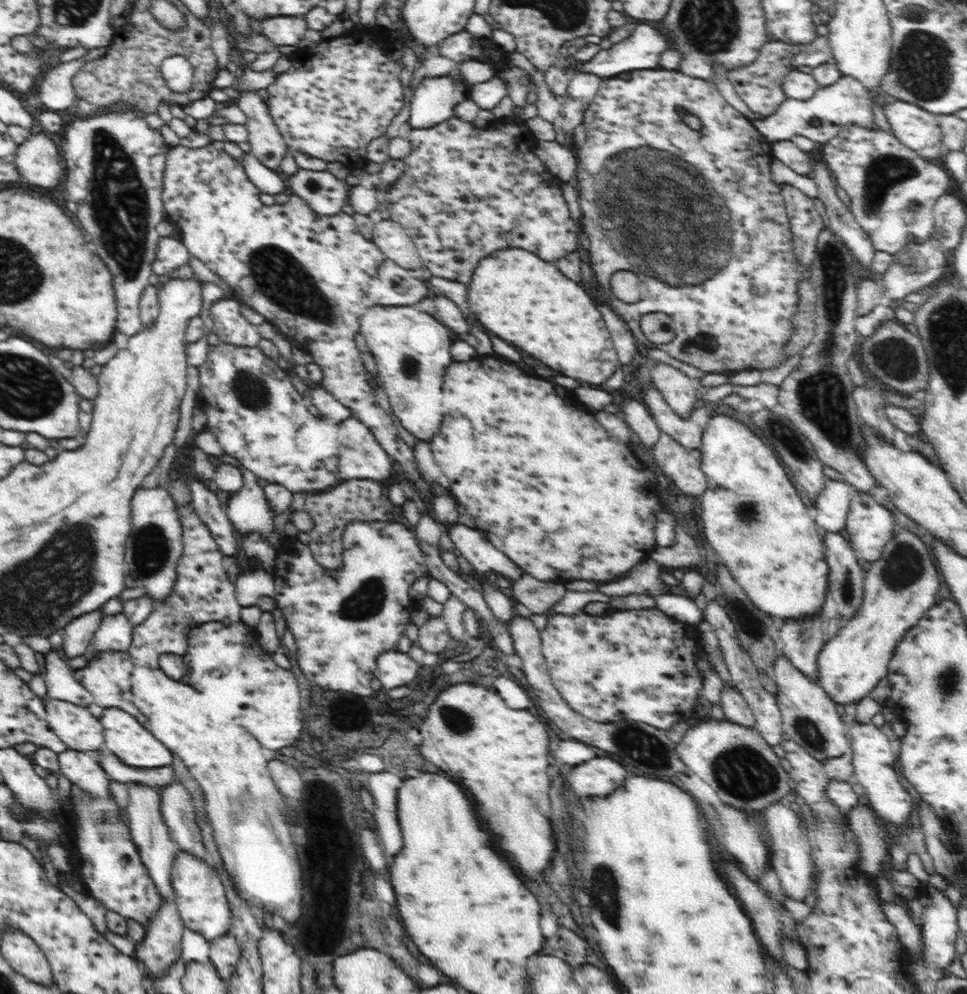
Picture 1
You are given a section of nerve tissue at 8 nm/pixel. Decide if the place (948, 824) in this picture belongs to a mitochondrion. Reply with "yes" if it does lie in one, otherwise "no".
no

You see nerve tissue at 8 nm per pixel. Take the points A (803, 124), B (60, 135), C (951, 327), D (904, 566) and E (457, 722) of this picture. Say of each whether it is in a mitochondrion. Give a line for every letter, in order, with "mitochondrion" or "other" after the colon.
A: other
B: other
C: mitochondrion
D: mitochondrion
E: mitochondrion

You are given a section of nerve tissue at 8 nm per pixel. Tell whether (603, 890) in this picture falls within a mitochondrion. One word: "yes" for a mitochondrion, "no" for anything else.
yes

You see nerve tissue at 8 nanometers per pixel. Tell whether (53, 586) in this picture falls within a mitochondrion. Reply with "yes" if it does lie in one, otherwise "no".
yes

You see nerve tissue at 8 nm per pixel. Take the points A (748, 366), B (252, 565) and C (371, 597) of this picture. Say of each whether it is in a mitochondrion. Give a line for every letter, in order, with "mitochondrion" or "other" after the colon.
A: other
B: other
C: mitochondrion

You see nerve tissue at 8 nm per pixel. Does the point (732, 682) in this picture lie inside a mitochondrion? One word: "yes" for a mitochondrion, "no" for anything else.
no

